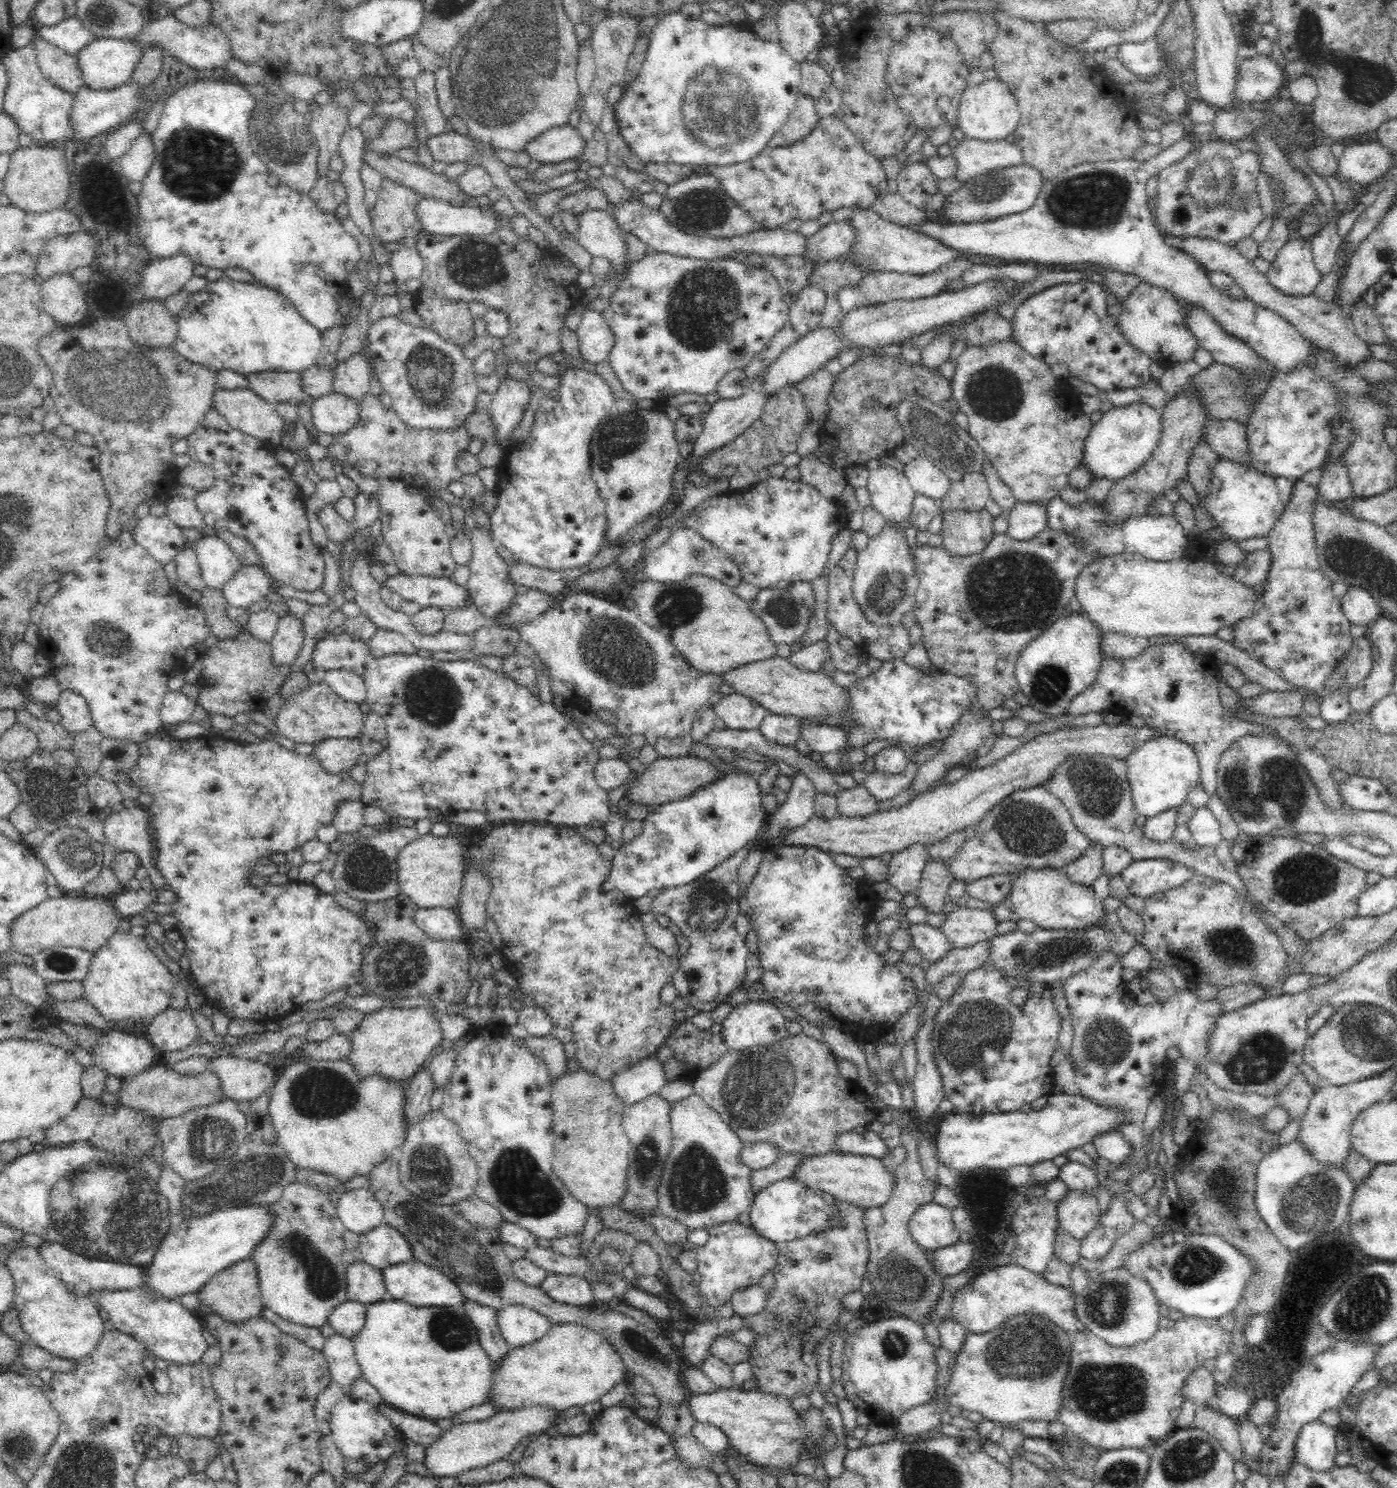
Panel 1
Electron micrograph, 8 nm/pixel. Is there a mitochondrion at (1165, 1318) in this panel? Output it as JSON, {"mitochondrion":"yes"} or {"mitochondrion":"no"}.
{"mitochondrion":"no"}

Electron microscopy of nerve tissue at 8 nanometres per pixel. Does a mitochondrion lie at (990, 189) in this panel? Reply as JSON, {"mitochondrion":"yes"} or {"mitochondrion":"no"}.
{"mitochondrion":"yes"}

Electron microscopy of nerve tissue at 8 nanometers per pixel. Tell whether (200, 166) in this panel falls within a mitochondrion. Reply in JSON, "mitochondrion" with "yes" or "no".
{"mitochondrion":"yes"}

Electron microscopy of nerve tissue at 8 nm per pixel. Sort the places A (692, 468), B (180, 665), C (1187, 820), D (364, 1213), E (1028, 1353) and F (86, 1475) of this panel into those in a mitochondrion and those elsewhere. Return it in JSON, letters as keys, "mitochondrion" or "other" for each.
{"A":"other","B":"other","C":"other","D":"other","E":"mitochondrion","F":"mitochondrion"}

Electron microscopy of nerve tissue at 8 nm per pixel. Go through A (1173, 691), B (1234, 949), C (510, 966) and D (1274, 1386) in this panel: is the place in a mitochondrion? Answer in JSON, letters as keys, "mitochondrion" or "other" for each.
{"A":"other","B":"mitochondrion","C":"other","D":"other"}

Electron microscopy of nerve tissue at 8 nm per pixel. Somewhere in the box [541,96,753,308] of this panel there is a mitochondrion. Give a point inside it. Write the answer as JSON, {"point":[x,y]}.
{"point":[705,208]}

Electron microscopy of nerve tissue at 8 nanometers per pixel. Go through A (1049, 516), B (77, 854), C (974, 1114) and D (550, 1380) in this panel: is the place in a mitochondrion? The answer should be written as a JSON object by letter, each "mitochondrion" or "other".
{"A":"other","B":"mitochondrion","C":"other","D":"other"}

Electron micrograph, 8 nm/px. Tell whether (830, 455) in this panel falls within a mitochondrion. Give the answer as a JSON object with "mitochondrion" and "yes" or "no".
{"mitochondrion":"no"}

